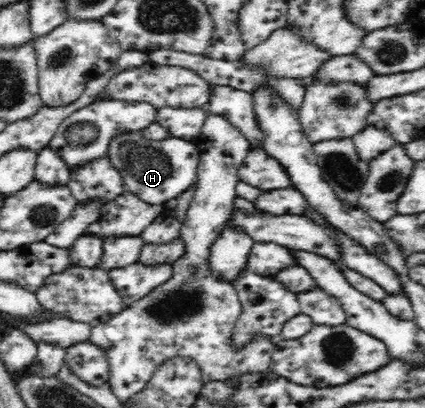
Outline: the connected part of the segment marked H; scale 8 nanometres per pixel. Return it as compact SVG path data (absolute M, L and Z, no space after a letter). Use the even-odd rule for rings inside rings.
M142 132L120 133L108 146L108 158L118 169L124 186L140 201L150 205L162 205L179 198L195 185L198 176L200 151L193 140L168 137L148 140Z

